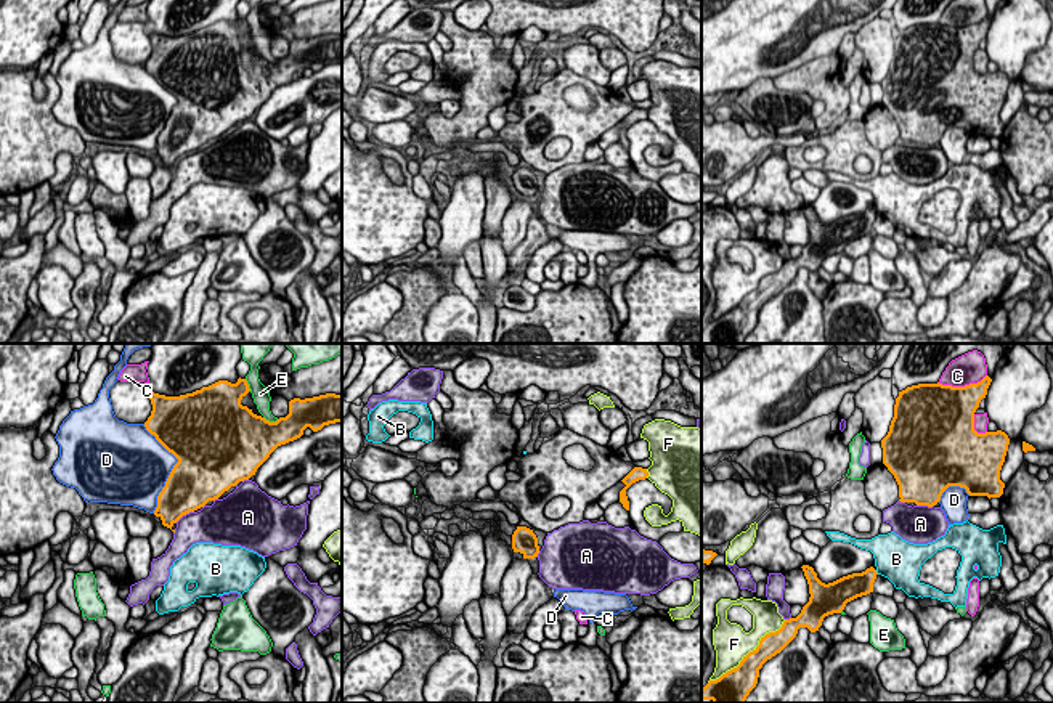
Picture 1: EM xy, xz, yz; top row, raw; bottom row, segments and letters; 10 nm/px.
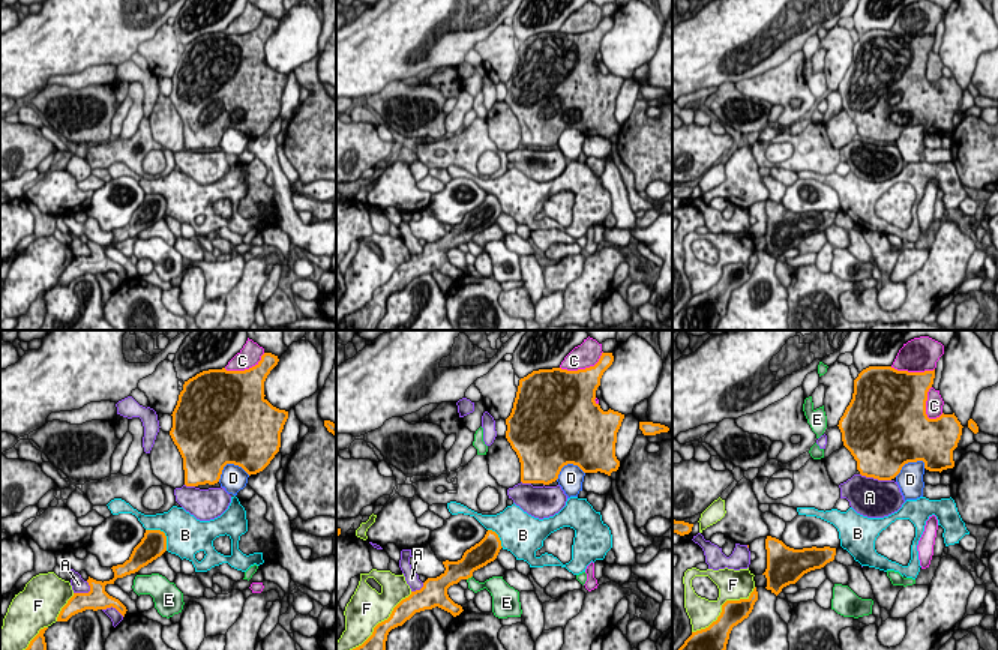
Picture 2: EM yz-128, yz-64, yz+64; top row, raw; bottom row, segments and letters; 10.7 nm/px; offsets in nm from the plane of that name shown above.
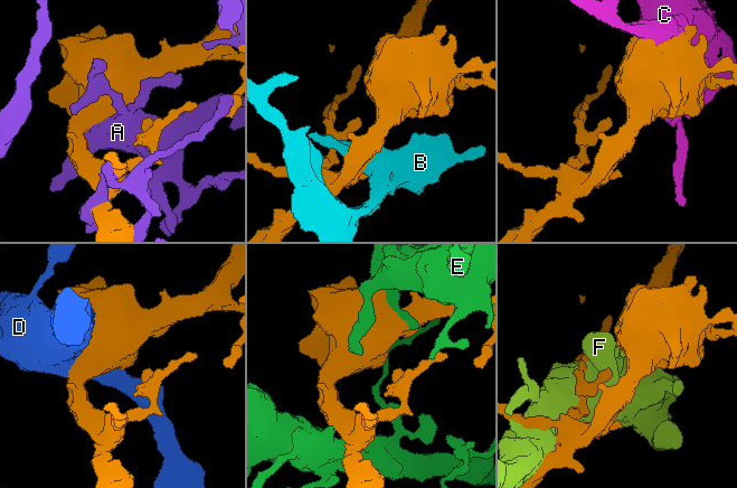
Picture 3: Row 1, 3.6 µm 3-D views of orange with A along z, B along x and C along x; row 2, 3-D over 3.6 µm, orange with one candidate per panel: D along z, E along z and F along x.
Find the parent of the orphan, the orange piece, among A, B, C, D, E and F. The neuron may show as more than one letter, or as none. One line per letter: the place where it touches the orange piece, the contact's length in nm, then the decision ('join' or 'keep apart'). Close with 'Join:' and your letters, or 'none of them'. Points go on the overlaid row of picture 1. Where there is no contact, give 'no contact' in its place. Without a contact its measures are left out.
A: meets orange in xy at (183, 514); contact 220 nm long; join
B: meets orange in yz at (875, 572); contact 60 nm long; keep apart
C: meets orange in yz at (962, 387); contact 500 nm long; keep apart
D: meets orange in xy at (172, 469); contact 900 nm long; keep apart
E: meets orange in xy at (272, 422); contact 160 nm long; keep apart
F: meets orange in yz at (748, 654); contact 1000 nm long; keep apart
Join: A

